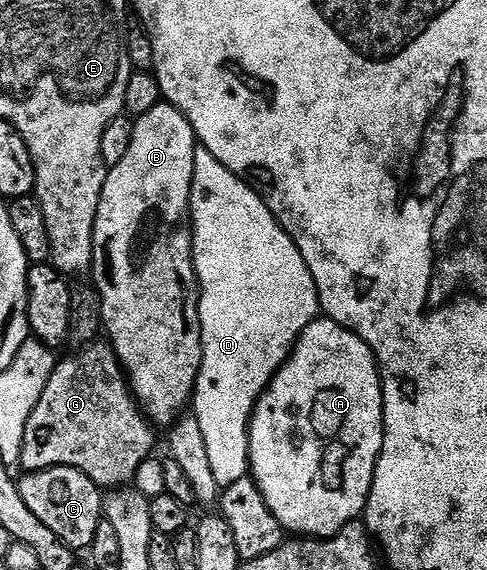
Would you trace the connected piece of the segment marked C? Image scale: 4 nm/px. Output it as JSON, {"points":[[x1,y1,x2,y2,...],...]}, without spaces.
{"points":[[52,466,49,470,32,470,21,475,17,479,18,491,32,516,44,524,44,528,49,528,65,546,69,546,75,552,85,551,92,544,96,534,96,528,103,522,103,491,84,472,72,470,69,466]]}

